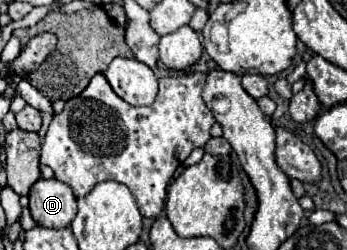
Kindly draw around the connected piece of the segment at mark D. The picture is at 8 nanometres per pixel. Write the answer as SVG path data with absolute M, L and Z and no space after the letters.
M39 178L31 186L29 210L33 220L45 228L65 228L77 214L77 200L71 188L59 180Z

